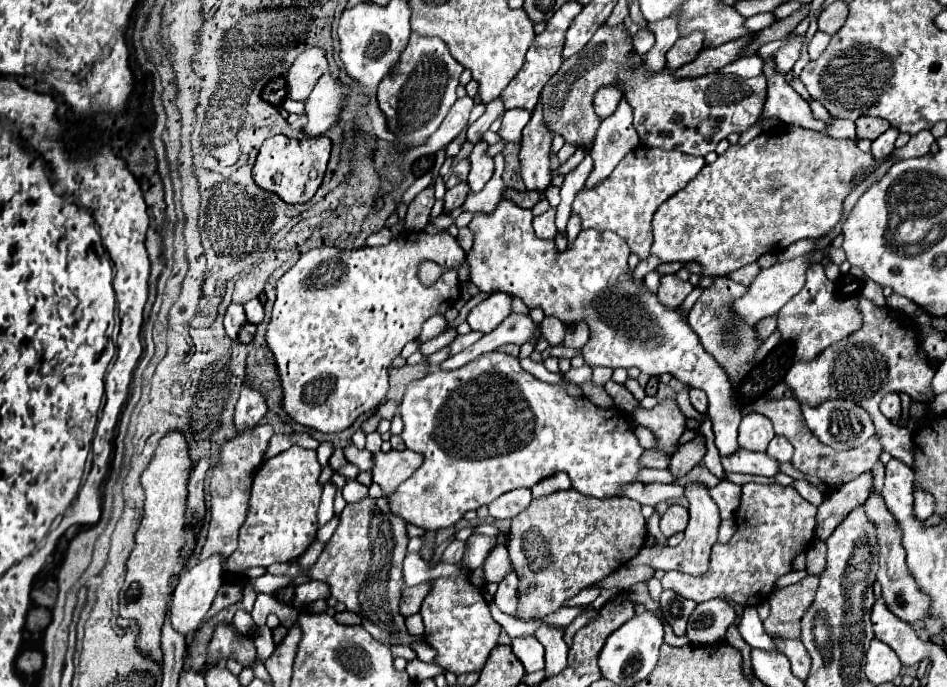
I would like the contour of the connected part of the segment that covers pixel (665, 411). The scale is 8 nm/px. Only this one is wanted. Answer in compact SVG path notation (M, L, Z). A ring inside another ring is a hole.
M664 399L650 411L644 407L636 407L630 415L638 425L648 427L658 437L658 449L668 453L676 451L676 443L686 431L686 417L674 399Z

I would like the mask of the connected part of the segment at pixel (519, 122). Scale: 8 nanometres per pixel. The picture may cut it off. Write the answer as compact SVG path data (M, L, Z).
M508 109L502 115L502 127L500 127L498 135L504 141L518 143L522 139L522 129L528 121L530 121L530 111L526 111L526 109Z

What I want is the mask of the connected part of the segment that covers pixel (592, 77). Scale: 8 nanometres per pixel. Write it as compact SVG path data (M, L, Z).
M620 23L614 29L602 25L594 33L592 41L578 55L564 61L562 67L558 69L558 73L546 83L546 87L542 91L546 125L550 127L550 131L560 133L566 139L566 143L582 147L594 139L598 123L600 123L600 119L592 107L594 91L598 87L612 85L614 83L614 71L618 67L626 67L626 63L634 63L634 59L640 59L640 55L634 53L632 39L624 31L624 27L626 27L624 23Z

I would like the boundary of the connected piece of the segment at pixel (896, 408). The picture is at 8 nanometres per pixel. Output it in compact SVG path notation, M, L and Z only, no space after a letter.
M890 393L890 395L886 395L884 399L882 399L882 403L880 403L880 411L890 419L890 421L896 421L896 419L900 419L900 415L902 415L902 405L900 405L900 397L896 395L896 393Z

